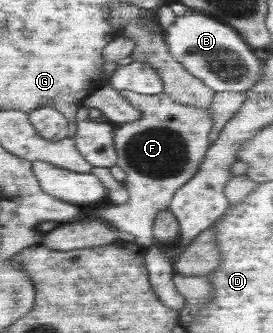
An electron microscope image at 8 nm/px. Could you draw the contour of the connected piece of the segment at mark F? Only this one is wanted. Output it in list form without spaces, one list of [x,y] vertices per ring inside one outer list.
[[[119,89],[119,93],[141,112],[141,119],[118,123],[113,131],[116,165],[126,174],[123,184],[129,192],[129,201],[125,205],[101,208],[97,218],[128,232],[137,245],[153,249],[152,230],[157,212],[169,210],[174,194],[197,174],[208,151],[214,123],[212,112],[207,108],[177,104],[164,92],[146,95]]]

